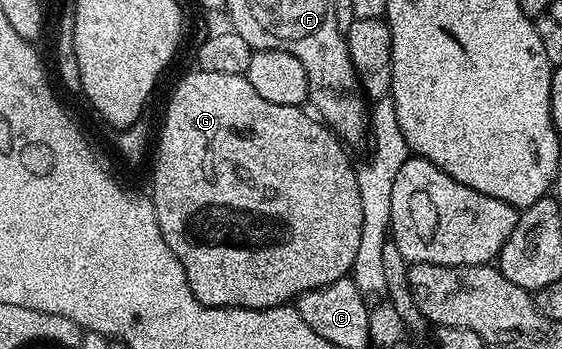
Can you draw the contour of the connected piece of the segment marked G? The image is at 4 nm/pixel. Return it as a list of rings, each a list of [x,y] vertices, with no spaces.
[[[194,71],[180,78],[167,104],[163,129],[159,132],[159,157],[155,160],[155,173],[151,176],[149,189],[161,234],[177,262],[181,262],[191,293],[201,304],[214,308],[277,308],[290,305],[309,290],[329,286],[329,282],[337,282],[348,275],[353,258],[357,258],[357,245],[361,243],[361,190],[357,190],[357,168],[347,157],[344,141],[322,119],[300,106],[277,106],[277,102],[265,102],[265,98],[253,90],[246,75]]]

